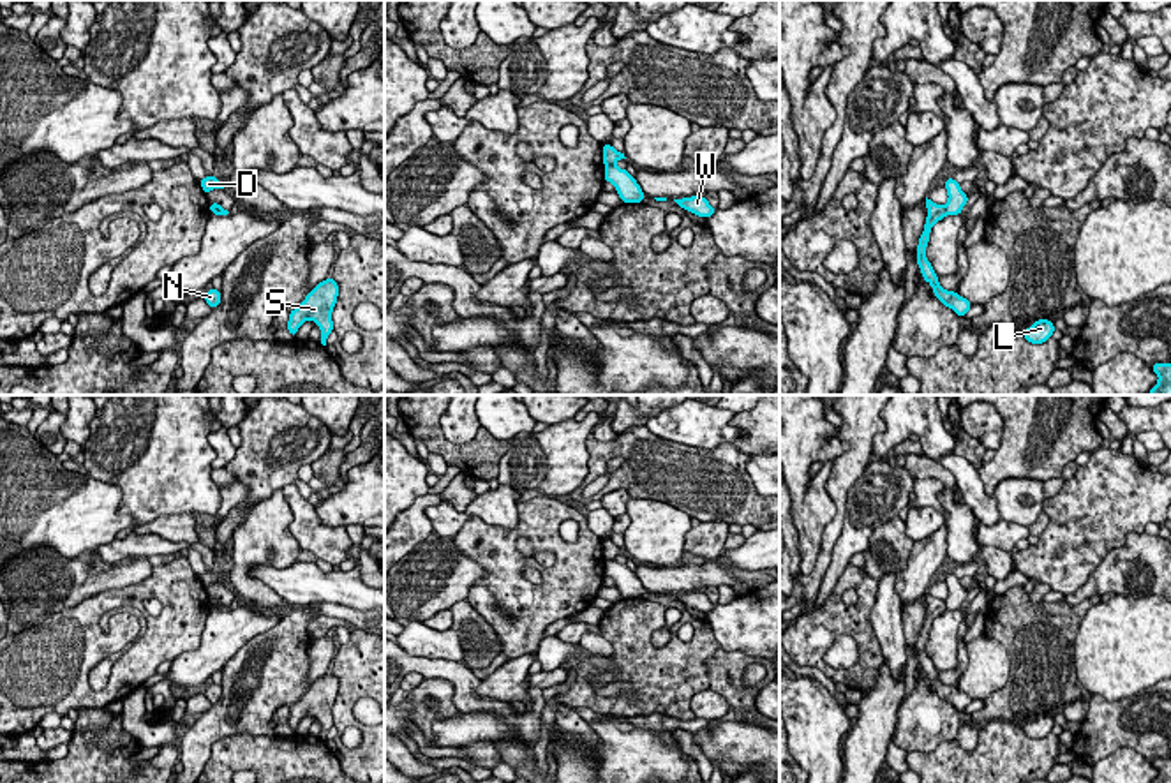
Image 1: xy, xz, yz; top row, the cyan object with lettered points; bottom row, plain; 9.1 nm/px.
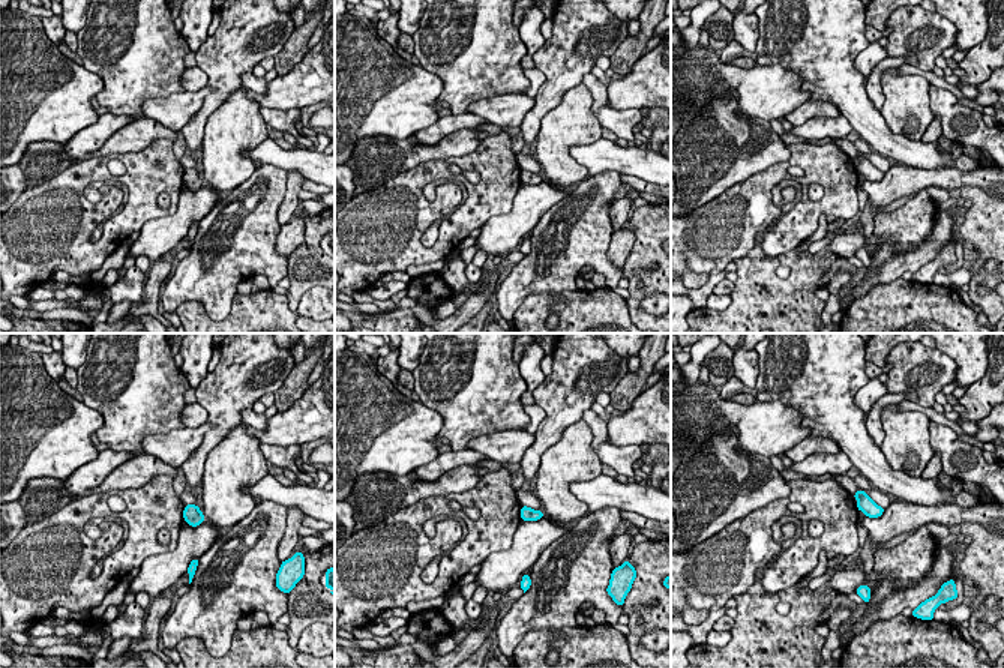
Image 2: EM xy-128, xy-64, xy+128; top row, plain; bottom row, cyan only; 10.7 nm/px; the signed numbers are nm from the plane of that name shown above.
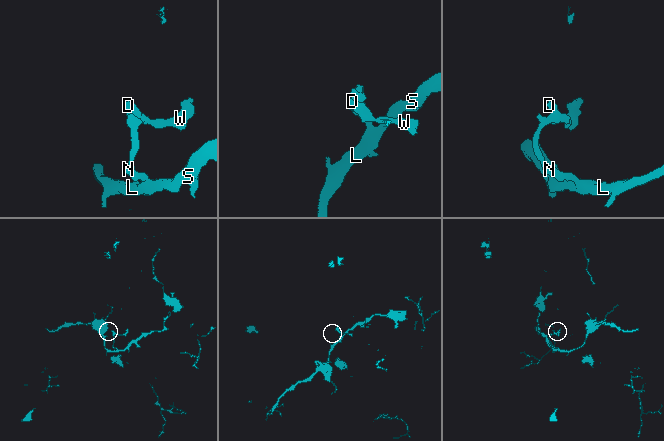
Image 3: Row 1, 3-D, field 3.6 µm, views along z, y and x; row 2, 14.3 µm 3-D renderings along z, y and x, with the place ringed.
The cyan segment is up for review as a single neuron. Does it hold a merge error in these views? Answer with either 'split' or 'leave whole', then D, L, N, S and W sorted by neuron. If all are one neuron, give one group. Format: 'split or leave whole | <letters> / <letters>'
split | D W / L N S

